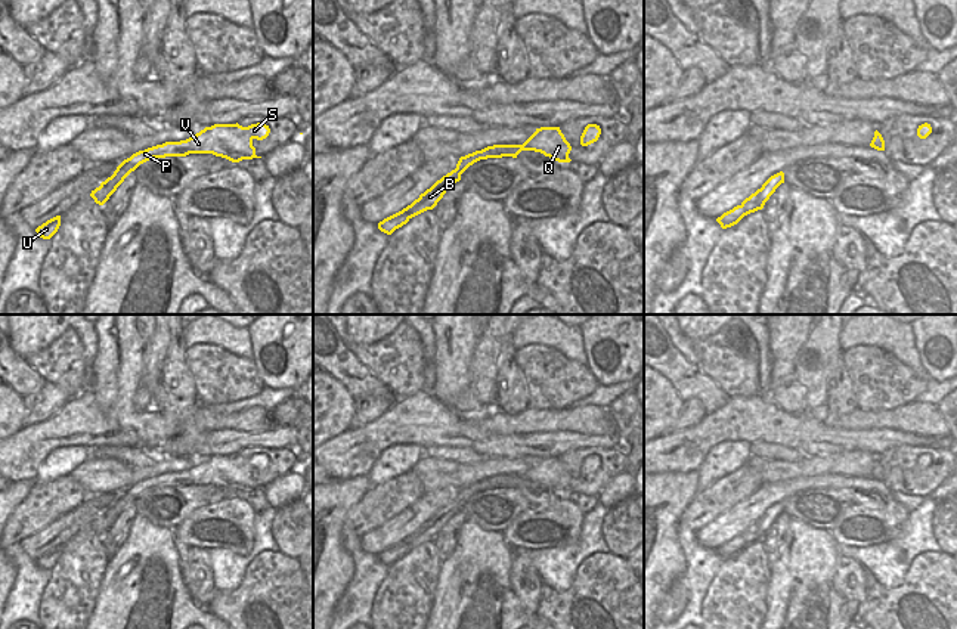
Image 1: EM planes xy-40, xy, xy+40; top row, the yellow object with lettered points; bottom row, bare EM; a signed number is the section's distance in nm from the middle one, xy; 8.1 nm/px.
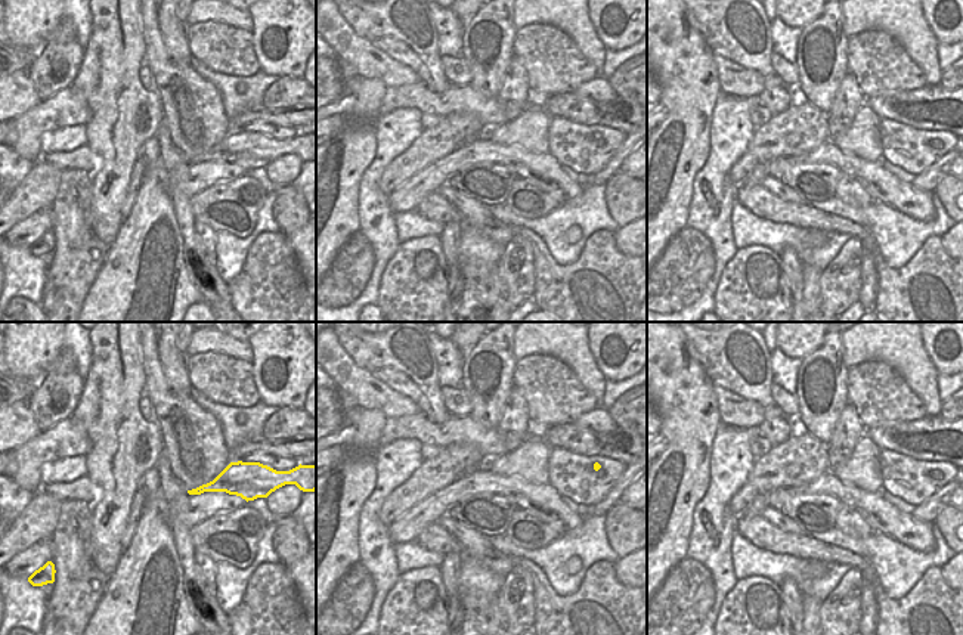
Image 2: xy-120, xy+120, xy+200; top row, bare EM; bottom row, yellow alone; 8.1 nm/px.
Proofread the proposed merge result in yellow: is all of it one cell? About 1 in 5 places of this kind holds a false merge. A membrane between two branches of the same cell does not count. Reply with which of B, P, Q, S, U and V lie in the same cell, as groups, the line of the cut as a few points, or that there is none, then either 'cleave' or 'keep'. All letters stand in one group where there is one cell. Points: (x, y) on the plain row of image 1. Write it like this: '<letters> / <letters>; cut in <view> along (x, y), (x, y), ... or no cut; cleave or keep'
B P Q S U V; no cut; keep

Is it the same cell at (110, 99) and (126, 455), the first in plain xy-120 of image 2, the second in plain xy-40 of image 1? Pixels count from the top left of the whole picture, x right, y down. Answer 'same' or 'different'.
different

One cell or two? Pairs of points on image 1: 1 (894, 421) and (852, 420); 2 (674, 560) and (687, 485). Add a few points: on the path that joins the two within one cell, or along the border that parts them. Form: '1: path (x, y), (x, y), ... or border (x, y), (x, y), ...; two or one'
1: path (883, 420), (863, 420); one
2: path (666, 541), (666, 508), (671, 504); one

